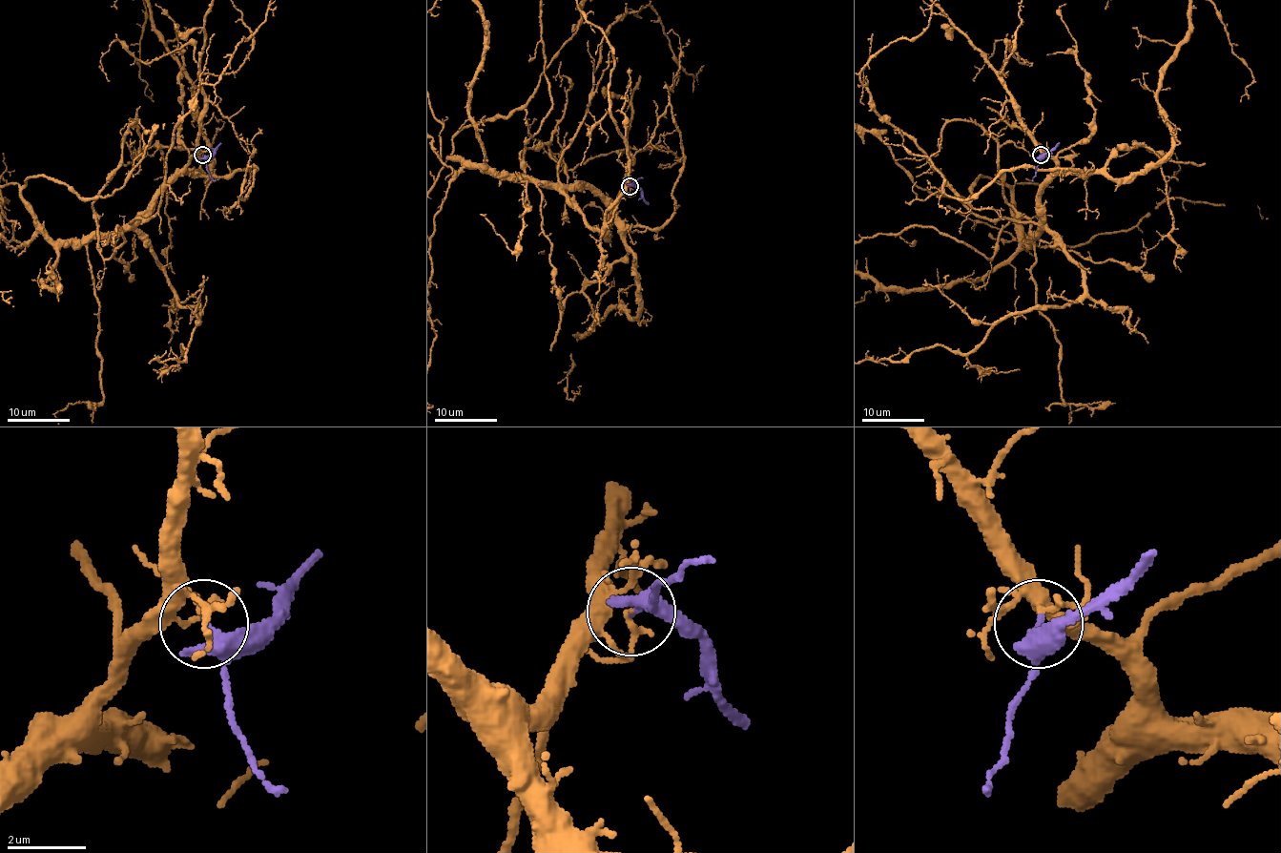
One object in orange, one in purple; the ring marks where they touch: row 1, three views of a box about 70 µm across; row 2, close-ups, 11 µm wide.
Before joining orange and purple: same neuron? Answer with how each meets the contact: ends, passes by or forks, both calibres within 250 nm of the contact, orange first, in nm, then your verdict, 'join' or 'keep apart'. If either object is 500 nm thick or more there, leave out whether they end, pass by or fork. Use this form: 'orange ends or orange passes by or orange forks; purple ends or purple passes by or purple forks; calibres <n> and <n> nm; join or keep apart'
orange passes by; purple passes by; calibres 70 and 280 nm; join

